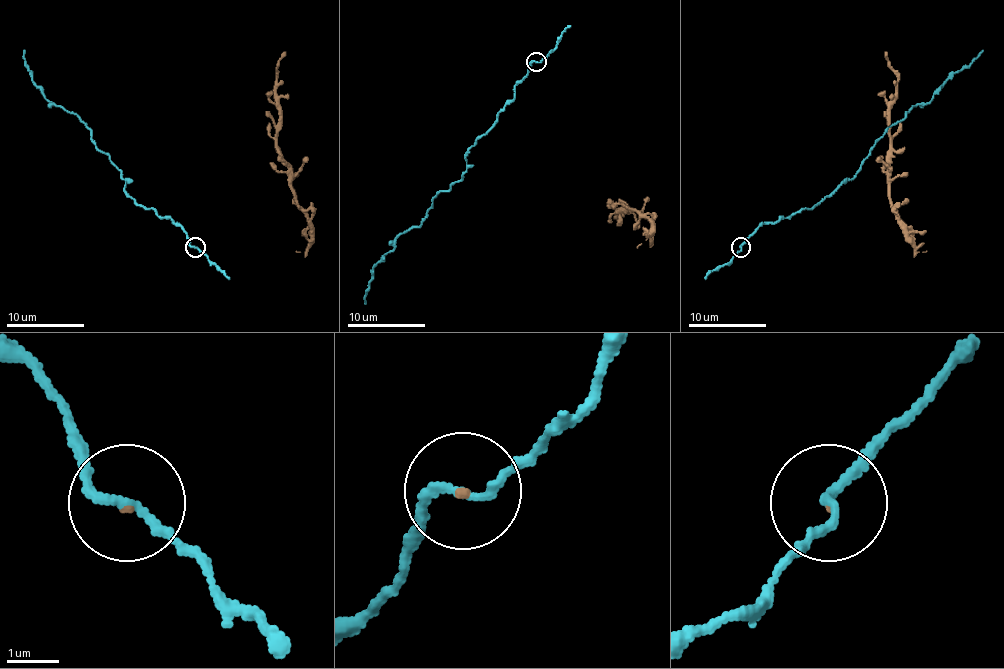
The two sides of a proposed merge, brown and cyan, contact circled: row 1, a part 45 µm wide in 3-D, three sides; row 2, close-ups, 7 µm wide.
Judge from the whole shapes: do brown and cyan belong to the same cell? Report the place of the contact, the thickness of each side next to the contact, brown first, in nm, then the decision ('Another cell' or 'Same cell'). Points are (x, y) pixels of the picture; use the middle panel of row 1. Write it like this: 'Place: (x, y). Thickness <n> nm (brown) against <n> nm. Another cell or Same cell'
Place: (536, 61). Thickness 60 nm (brown) against 170 nm. Same cell

